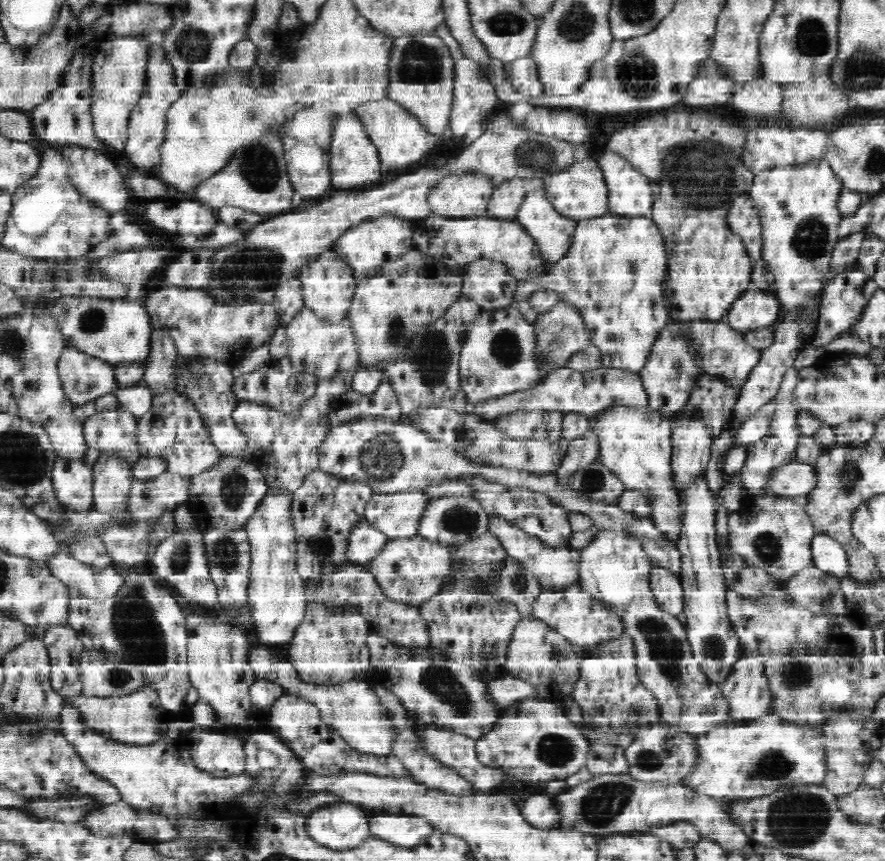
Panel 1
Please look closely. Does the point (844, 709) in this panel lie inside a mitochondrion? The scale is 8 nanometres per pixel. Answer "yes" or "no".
no

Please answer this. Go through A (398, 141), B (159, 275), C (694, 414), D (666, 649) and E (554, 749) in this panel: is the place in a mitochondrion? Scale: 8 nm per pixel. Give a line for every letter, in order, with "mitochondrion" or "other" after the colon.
A: other
B: other
C: other
D: mitochondrion
E: mitochondrion

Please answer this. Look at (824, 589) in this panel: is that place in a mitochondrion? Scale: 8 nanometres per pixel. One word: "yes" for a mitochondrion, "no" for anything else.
no

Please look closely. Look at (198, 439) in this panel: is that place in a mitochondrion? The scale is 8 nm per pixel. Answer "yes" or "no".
no

